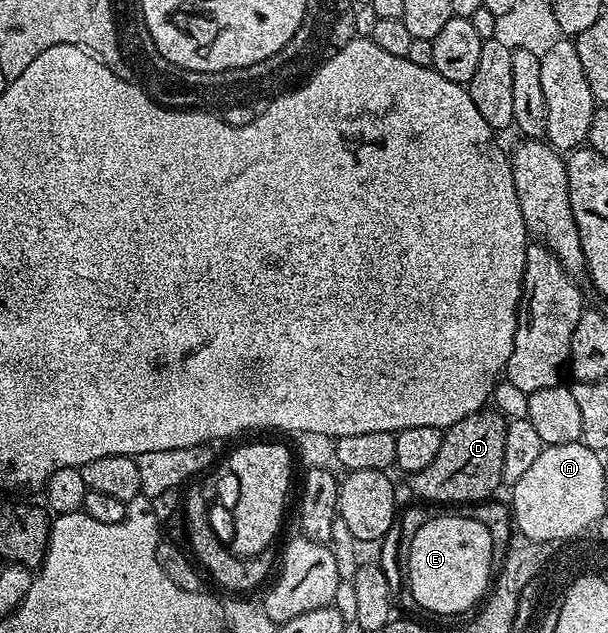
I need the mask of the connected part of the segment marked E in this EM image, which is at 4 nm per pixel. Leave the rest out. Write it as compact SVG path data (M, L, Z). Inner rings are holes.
M461 514L432 518L412 538L412 550L405 553L404 560L410 575L410 596L424 611L438 616L469 613L492 583L492 534L488 534L488 526Z

